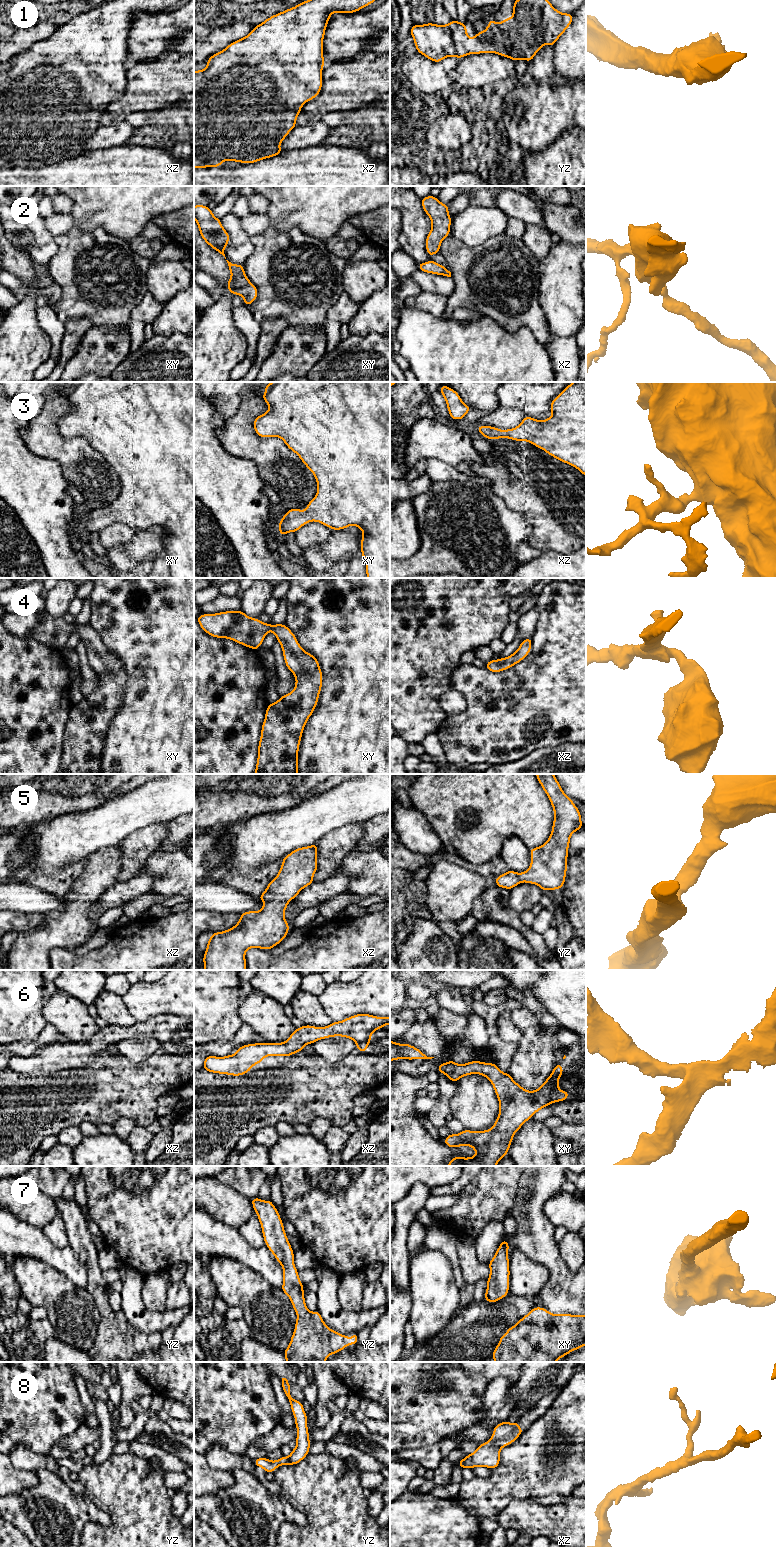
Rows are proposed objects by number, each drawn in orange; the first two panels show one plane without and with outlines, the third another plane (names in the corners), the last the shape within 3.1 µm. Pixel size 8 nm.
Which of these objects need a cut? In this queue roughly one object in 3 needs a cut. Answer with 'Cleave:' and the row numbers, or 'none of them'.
Cleave: 2

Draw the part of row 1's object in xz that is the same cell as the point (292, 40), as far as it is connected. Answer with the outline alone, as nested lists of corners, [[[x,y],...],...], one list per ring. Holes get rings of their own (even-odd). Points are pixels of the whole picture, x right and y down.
[[[307,0],[293,8],[277,13],[255,26],[245,37],[229,44],[225,49],[207,59],[207,67],[194,71],[194,168],[221,167],[224,161],[237,163],[256,163],[260,160],[282,154],[280,143],[296,127],[297,116],[302,106],[316,98],[322,89],[322,70],[324,67],[323,39],[330,16],[334,13],[354,13],[372,4],[376,0]]]

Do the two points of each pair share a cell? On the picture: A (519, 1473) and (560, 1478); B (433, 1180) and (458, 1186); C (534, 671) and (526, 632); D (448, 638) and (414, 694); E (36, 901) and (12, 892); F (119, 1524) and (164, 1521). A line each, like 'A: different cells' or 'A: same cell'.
A: same cell
B: different cells
C: different cells
D: same cell
E: same cell
F: same cell

